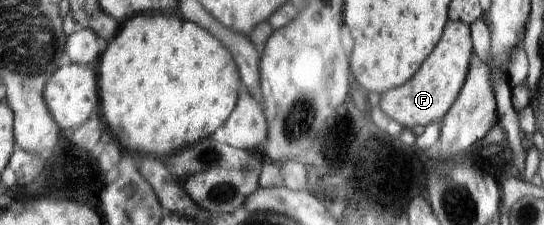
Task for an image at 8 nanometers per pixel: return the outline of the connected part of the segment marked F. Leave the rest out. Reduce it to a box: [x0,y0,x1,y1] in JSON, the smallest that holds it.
[378,20,473,128]

